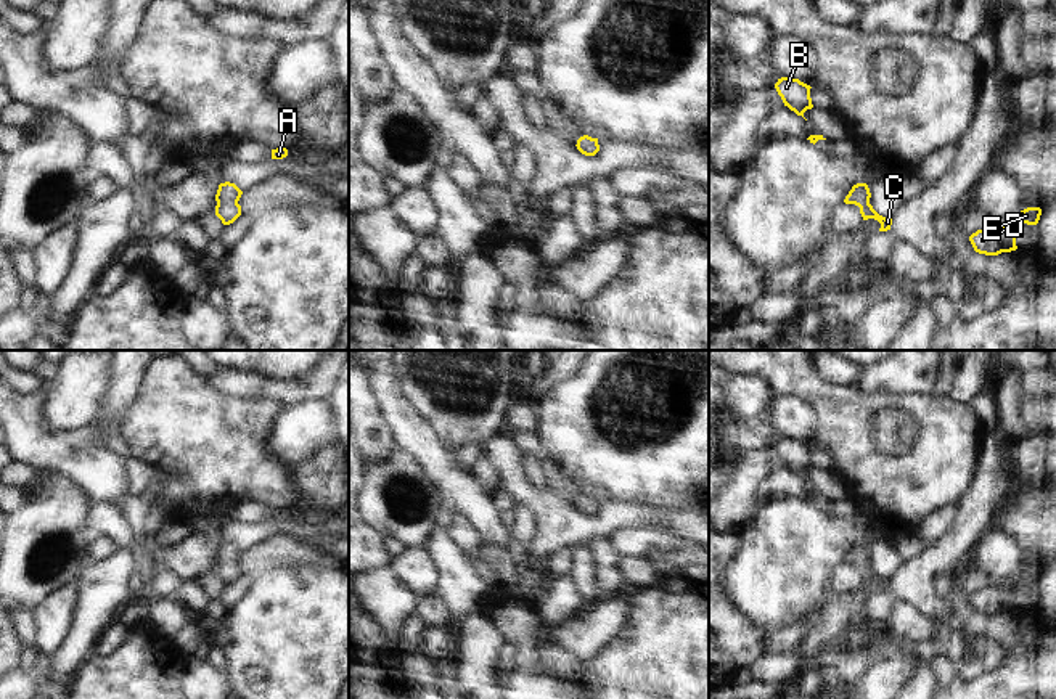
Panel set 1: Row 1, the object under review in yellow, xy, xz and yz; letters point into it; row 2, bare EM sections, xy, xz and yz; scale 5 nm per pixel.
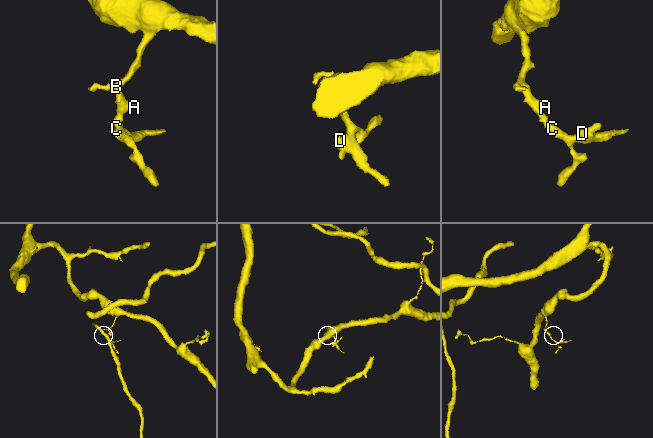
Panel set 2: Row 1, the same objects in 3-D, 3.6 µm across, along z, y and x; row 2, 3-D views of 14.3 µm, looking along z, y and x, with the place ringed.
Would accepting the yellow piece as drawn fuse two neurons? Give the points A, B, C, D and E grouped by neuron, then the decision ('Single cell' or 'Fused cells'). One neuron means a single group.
Groups: A B C D E. Single cell

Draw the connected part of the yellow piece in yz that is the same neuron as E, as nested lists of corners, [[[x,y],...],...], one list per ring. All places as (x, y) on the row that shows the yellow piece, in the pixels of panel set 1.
[[[1027,207],[1021,211],[1019,219],[1008,227],[985,227],[969,236],[976,252],[985,255],[998,255],[1001,252],[1016,251],[1016,231],[1021,223],[1037,225],[1042,215],[1040,207]]]

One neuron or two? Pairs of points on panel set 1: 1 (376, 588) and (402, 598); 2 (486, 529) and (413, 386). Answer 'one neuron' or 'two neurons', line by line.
1: one neuron
2: two neurons

